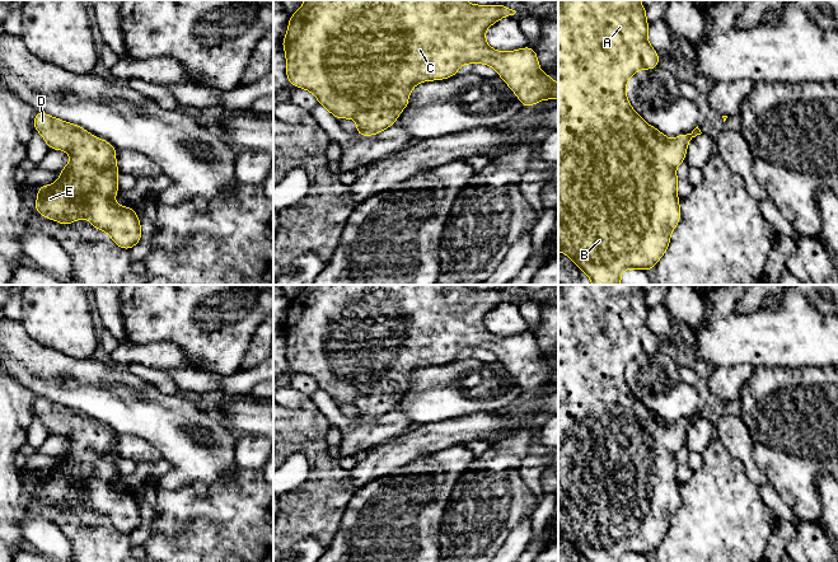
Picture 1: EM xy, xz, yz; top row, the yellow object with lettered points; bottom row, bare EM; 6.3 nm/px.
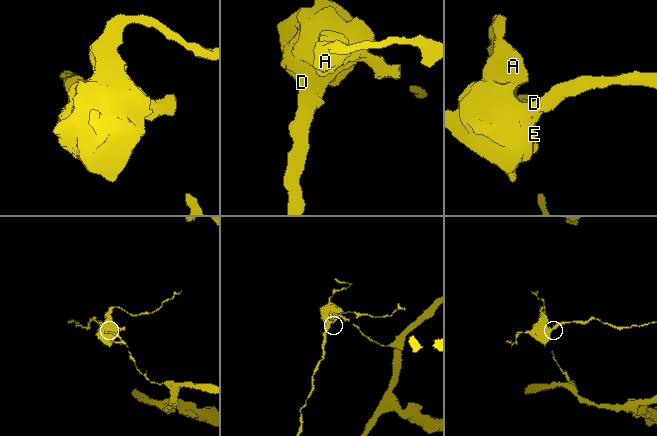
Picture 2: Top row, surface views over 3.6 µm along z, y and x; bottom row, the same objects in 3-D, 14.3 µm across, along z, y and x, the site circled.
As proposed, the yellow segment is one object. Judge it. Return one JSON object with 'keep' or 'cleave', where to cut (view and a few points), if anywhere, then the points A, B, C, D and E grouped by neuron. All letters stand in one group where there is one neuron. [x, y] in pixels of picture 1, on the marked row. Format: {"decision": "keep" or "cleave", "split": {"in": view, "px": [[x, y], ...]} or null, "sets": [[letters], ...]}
{"decision": "keep", "split": null, "sets": [["A", "B", "C", "D", "E"]]}

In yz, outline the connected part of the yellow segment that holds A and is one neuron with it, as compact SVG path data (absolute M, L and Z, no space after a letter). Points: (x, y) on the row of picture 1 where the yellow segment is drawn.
M560 0L558 1L558 250L568 256L591 280L593 285L621 285L621 273L627 268L651 270L670 243L670 234L680 220L677 195L677 167L685 160L692 137L701 135L698 126L689 135L668 139L647 125L631 107L626 83L640 69L659 66L657 52L647 41L646 9L640 0Z

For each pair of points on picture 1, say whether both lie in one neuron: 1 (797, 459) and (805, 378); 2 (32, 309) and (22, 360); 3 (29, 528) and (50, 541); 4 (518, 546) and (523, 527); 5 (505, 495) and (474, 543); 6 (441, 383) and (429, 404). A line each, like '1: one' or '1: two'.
1: one
2: two
3: one
4: one
5: one
6: one

